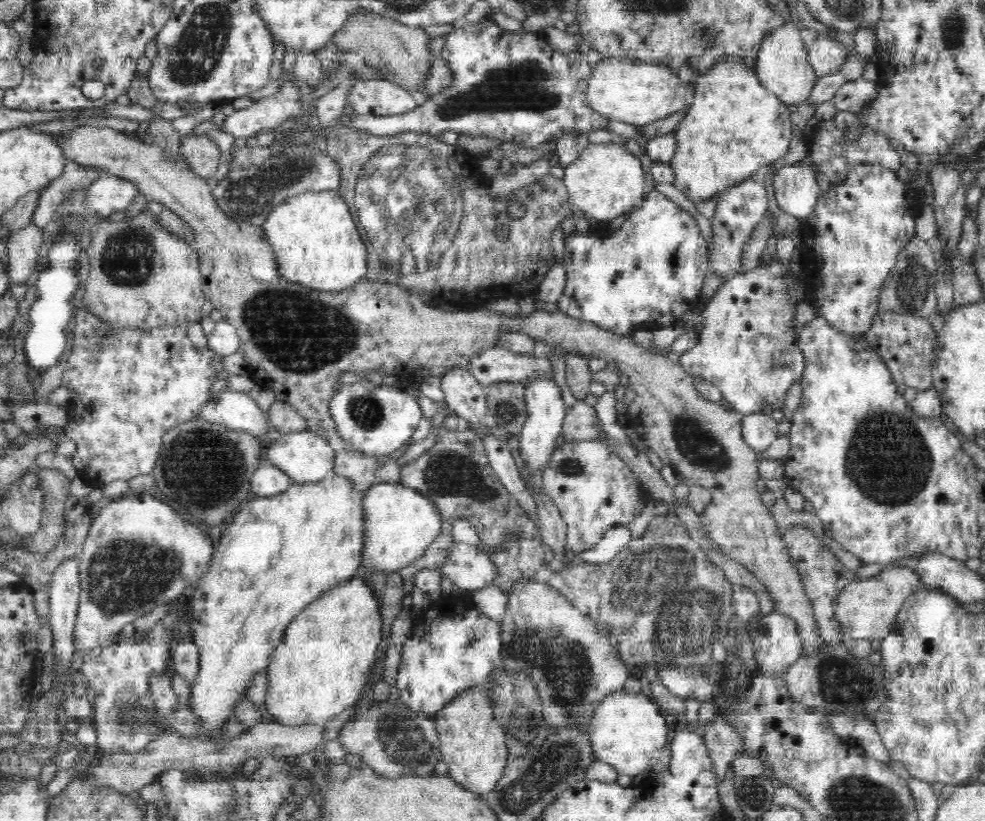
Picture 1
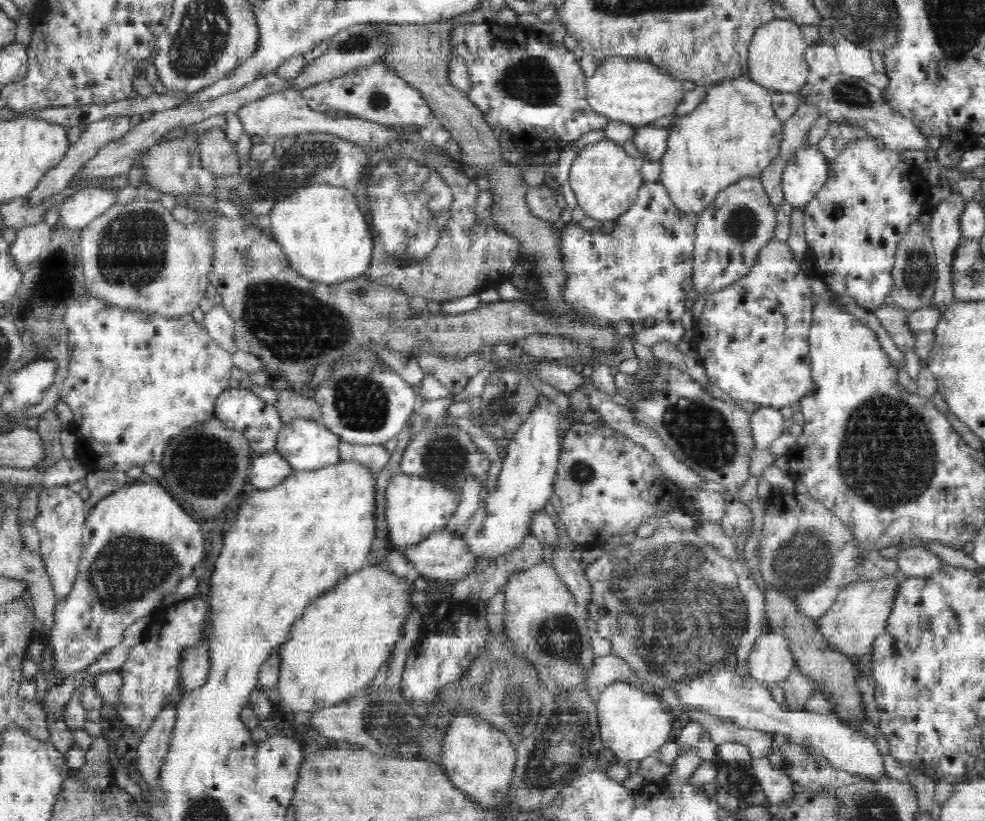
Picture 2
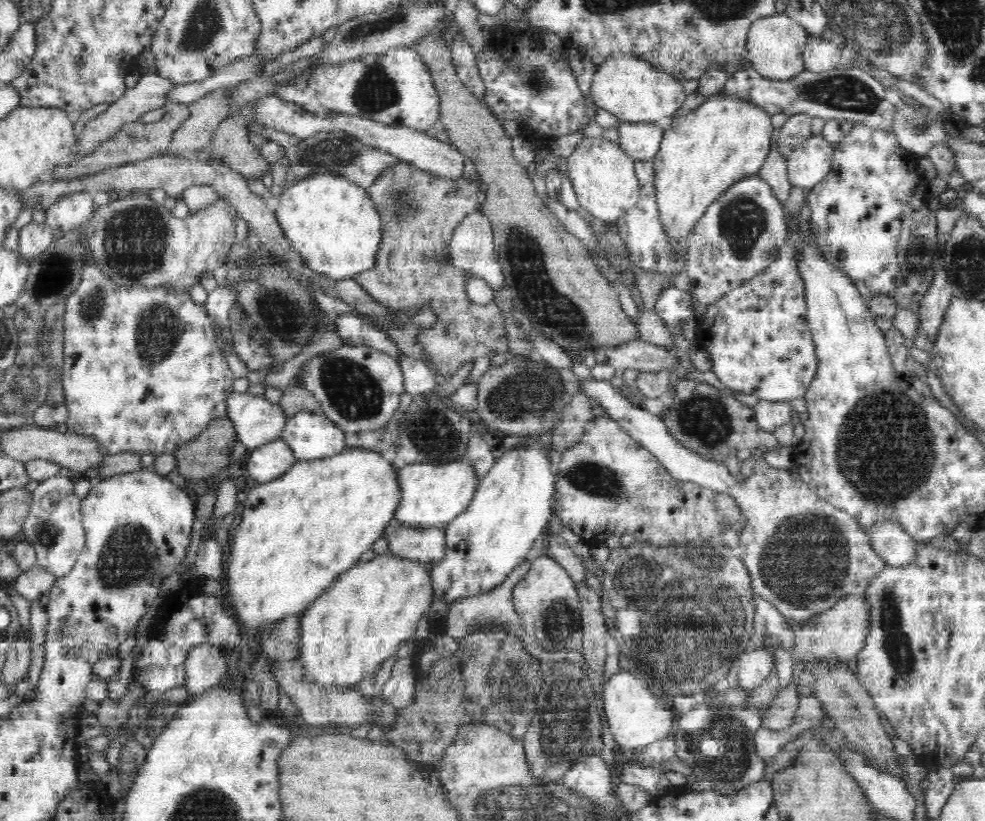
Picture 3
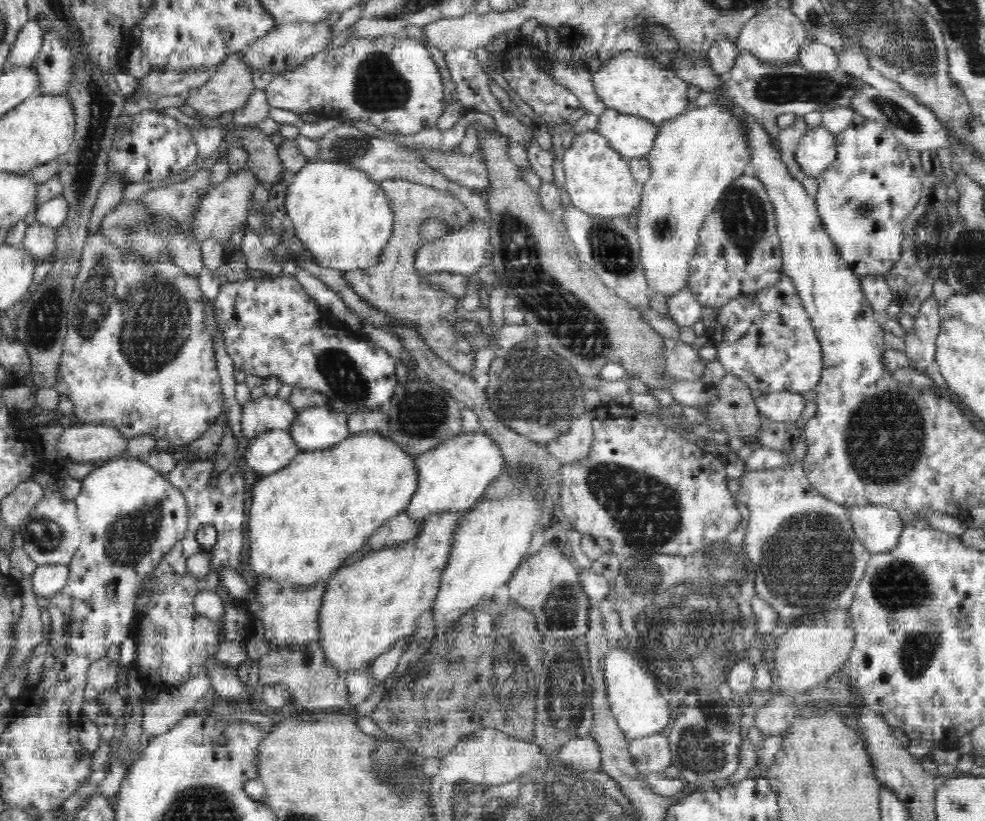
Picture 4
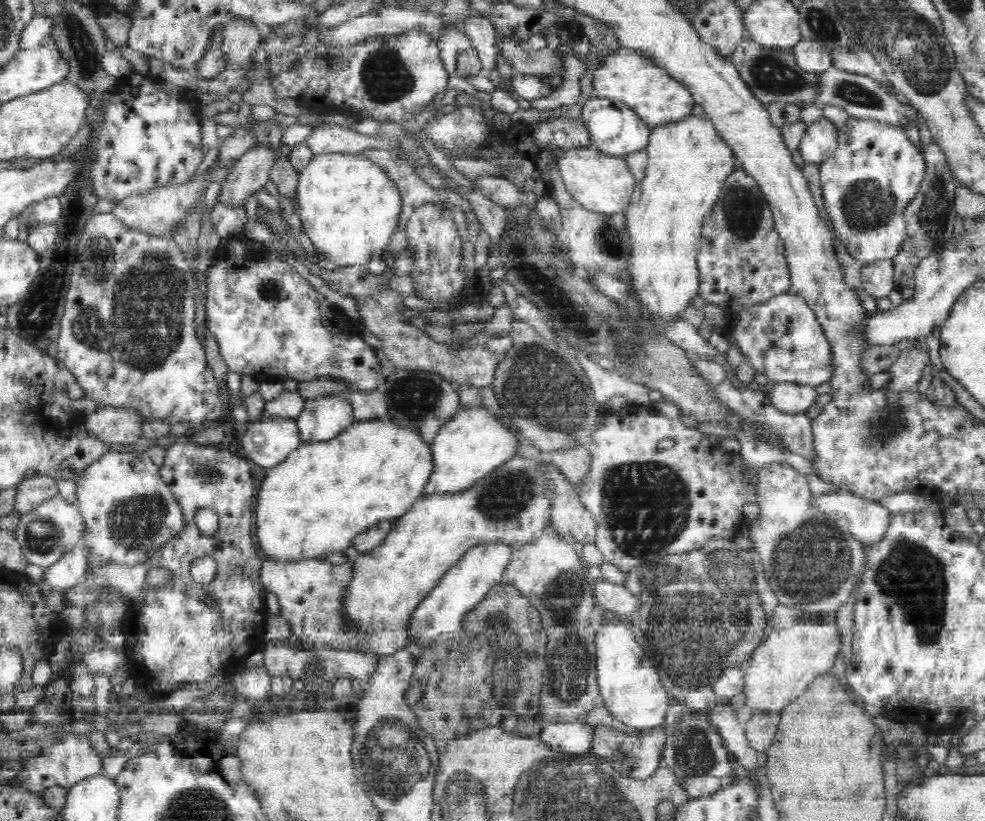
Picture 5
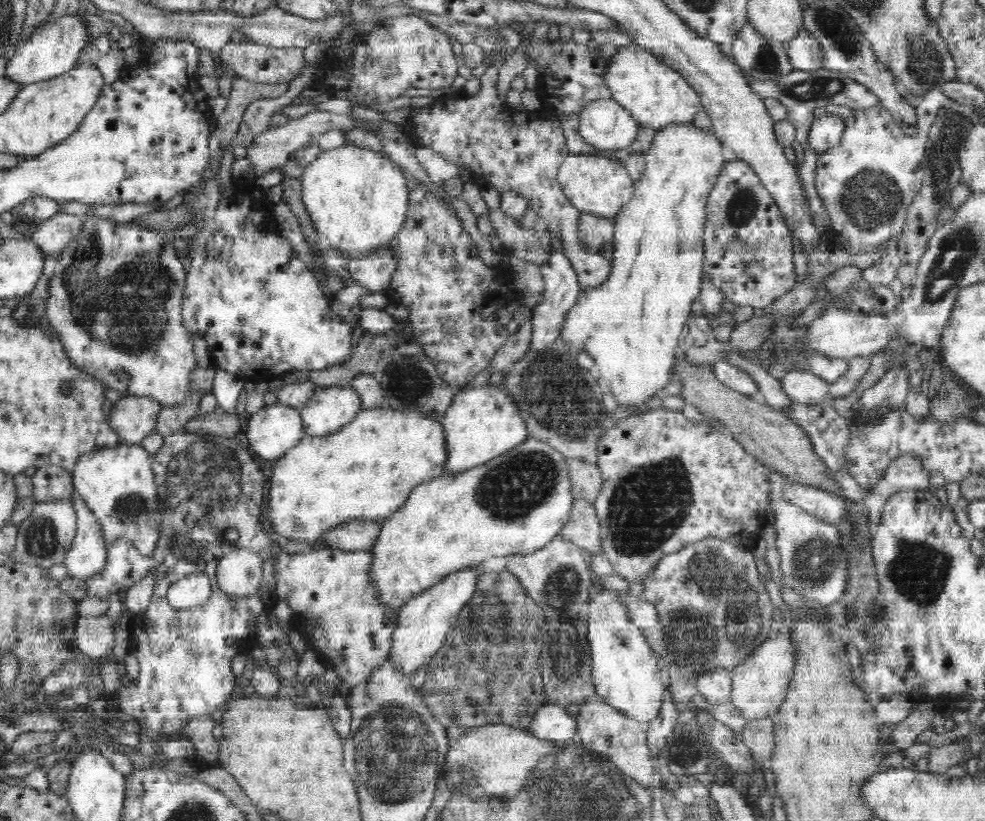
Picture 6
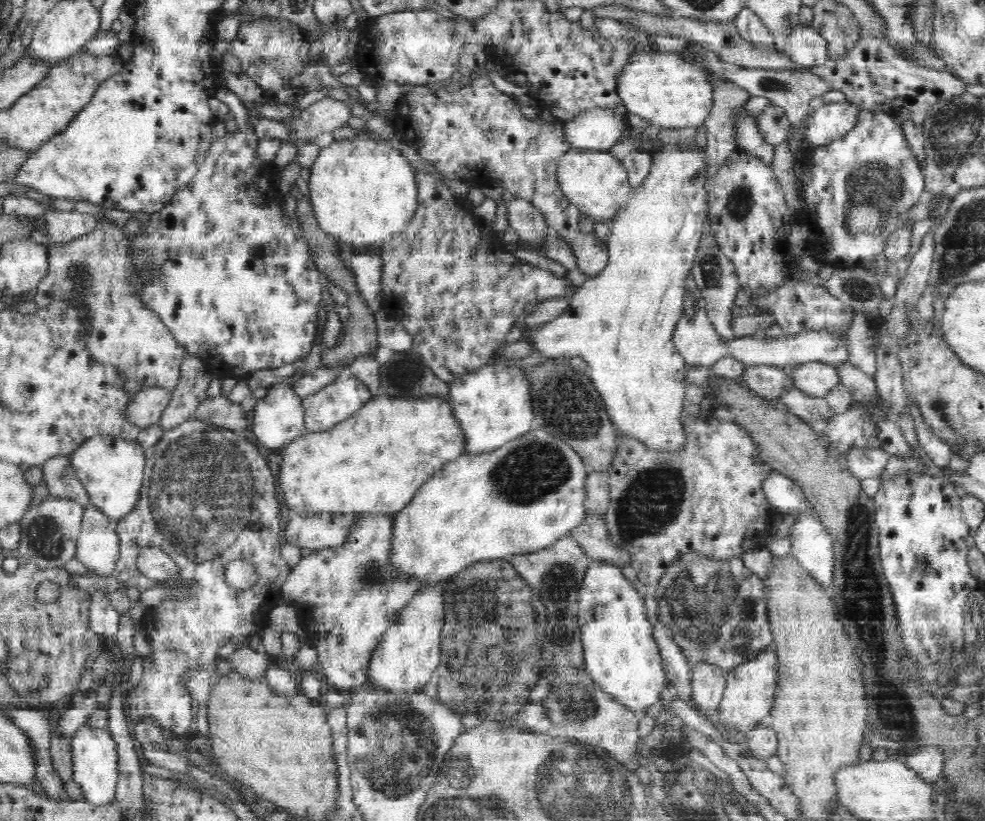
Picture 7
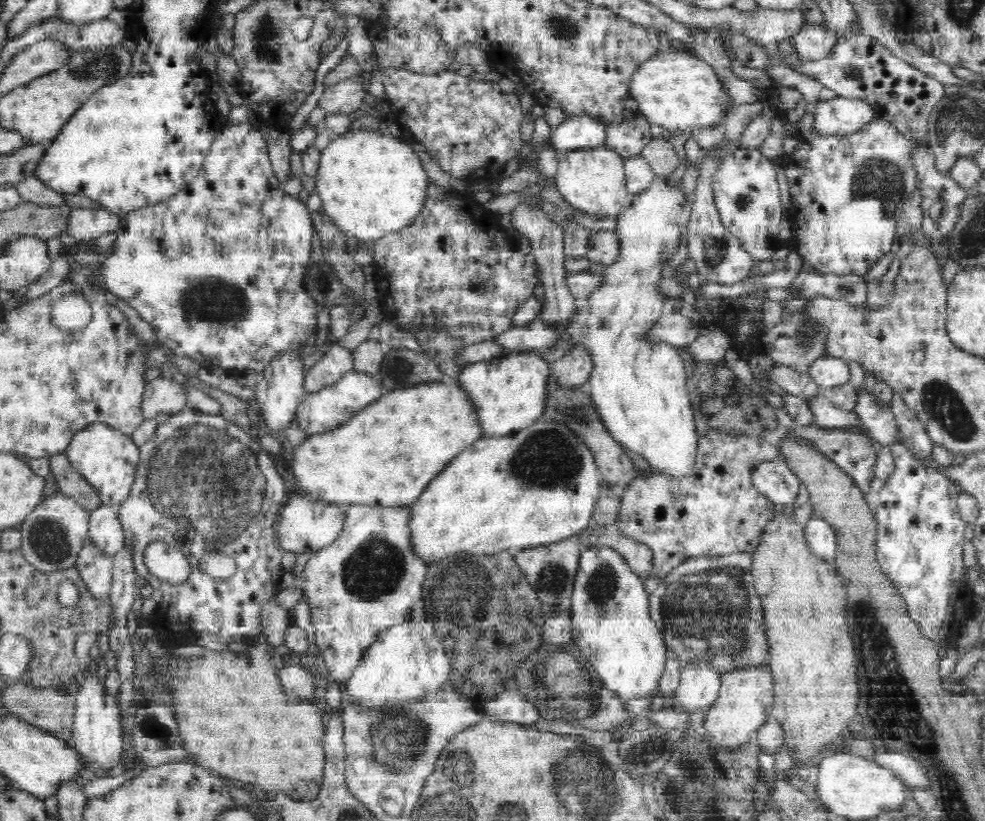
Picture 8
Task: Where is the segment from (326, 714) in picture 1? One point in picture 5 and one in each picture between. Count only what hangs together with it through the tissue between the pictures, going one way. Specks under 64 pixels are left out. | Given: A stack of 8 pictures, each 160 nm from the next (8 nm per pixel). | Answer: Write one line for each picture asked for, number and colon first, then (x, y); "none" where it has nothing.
2: (335, 649)
3: (359, 621)
4: (370, 604)
5: (511, 506)

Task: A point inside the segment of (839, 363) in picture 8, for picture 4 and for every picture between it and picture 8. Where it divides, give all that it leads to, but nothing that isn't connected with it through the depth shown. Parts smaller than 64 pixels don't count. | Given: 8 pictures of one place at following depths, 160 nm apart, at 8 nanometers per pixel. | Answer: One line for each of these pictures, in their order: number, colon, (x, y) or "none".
4: (785, 405)
5: (791, 397)
6: (804, 387)
7: (817, 378)

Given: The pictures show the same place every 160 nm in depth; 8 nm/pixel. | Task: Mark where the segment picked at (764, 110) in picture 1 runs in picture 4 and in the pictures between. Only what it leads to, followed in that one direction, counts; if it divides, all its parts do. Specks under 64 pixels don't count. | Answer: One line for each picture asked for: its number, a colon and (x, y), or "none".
2: (733, 133)
3: (703, 153)
4: (695, 156)

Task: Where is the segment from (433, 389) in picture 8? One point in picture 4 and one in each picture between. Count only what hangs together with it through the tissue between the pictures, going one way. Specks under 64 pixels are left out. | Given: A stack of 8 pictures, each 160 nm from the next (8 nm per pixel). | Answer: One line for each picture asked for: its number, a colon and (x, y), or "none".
4: (305, 519)
5: (324, 492)
6: (367, 470)
7: (376, 461)

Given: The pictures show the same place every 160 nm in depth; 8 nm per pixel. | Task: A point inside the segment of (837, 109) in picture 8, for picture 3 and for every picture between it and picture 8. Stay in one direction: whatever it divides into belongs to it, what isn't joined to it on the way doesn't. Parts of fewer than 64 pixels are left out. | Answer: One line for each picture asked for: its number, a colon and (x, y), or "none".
3: (807, 165)
4: (818, 147)
5: (820, 140)
6: (826, 131)
7: (832, 120)

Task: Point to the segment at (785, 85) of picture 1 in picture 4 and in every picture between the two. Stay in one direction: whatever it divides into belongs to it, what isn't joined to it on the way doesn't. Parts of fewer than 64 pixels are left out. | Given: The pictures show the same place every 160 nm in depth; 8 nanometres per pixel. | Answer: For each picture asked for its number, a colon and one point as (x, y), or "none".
2: (776, 61)
3: (774, 44)
4: (775, 34)

